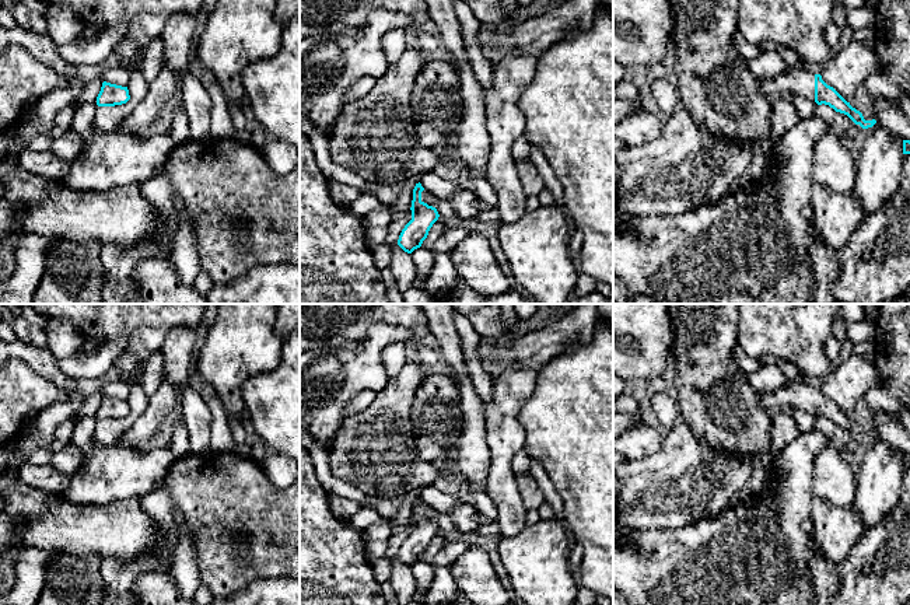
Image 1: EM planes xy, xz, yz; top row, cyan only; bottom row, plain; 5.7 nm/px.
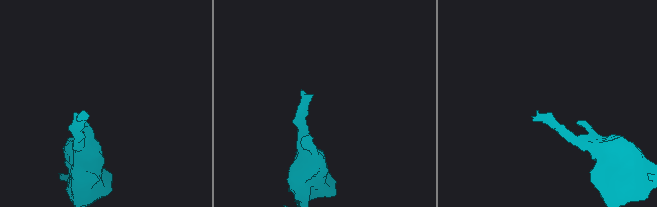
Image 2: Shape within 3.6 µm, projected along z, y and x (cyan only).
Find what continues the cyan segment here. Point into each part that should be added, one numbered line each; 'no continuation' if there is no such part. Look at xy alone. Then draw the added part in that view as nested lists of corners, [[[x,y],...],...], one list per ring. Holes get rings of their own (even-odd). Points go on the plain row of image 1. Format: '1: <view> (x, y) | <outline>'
no continuation

